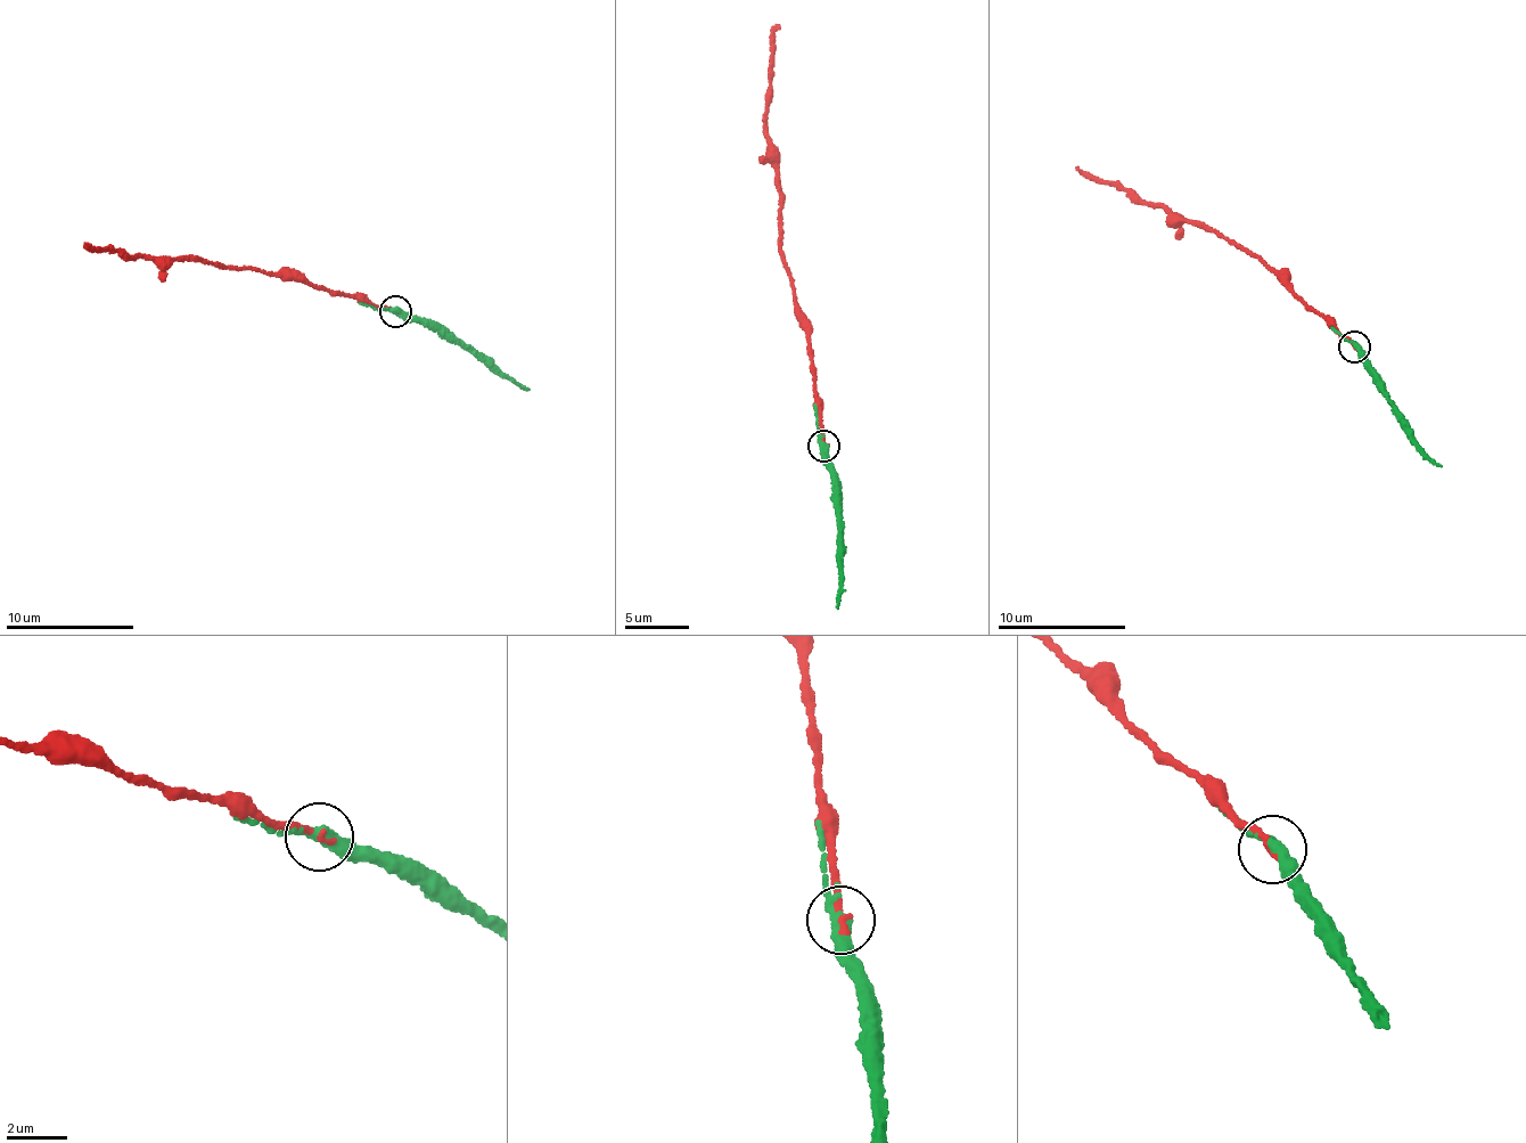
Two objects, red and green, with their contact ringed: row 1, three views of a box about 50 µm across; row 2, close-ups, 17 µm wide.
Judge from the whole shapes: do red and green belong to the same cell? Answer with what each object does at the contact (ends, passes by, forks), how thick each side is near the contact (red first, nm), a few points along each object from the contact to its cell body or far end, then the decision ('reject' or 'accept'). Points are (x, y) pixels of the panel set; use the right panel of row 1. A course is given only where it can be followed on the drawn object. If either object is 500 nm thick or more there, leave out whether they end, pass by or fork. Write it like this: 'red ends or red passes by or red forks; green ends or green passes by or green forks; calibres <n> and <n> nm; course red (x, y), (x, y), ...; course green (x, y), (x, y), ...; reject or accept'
red ends; green forks; calibres 240 and 280 nm; course red (1355, 347), (1244, 250), (1196, 222), (1171, 219), (1164, 205), (1133, 202), (1126, 190), (1085, 177), (1077, 166); course green (1355, 347), (1411, 427), (1416, 443), (1442, 466); accept

